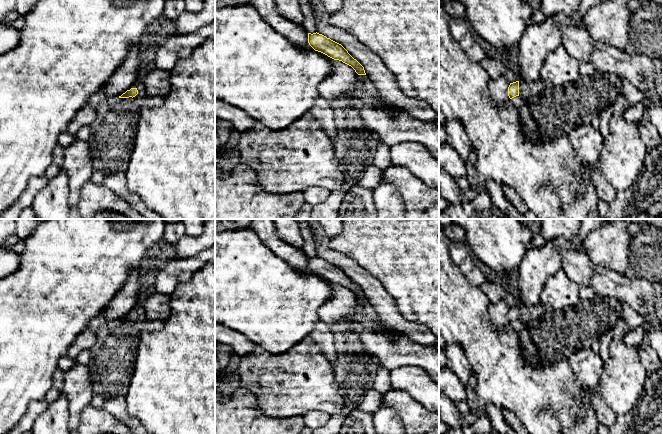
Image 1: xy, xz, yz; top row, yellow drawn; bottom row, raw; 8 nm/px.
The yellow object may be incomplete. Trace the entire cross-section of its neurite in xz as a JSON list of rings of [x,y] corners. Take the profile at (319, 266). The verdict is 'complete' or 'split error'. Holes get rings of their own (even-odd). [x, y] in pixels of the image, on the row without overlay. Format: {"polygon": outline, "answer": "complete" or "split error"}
{"polygon": [[[317,256],[308,257],[308,267],[315,275],[321,276],[334,284],[342,285],[355,294],[360,307],[357,321],[362,325],[374,330],[394,331],[393,328],[380,320],[373,306],[366,300],[364,291],[341,268]]], "answer": "split error"}

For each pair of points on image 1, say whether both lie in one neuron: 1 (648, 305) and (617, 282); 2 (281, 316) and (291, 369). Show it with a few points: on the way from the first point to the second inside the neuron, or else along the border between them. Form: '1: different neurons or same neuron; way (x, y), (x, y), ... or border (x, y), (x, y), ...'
1: same neuron; way (640, 297), (635, 292), (625, 289)
2: different neurons; border (306, 336), (282, 353), (271, 354), (264, 350)

